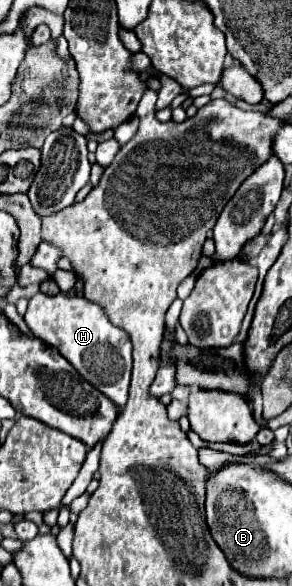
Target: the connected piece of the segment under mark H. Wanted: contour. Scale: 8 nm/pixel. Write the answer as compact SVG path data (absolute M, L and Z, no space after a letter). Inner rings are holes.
M36 293L28 303L24 319L38 339L56 347L76 371L100 389L100 393L104 393L114 405L126 405L132 373L132 343L126 331L108 321L100 305L90 303L84 297L66 297L64 293L58 293L56 297Z

